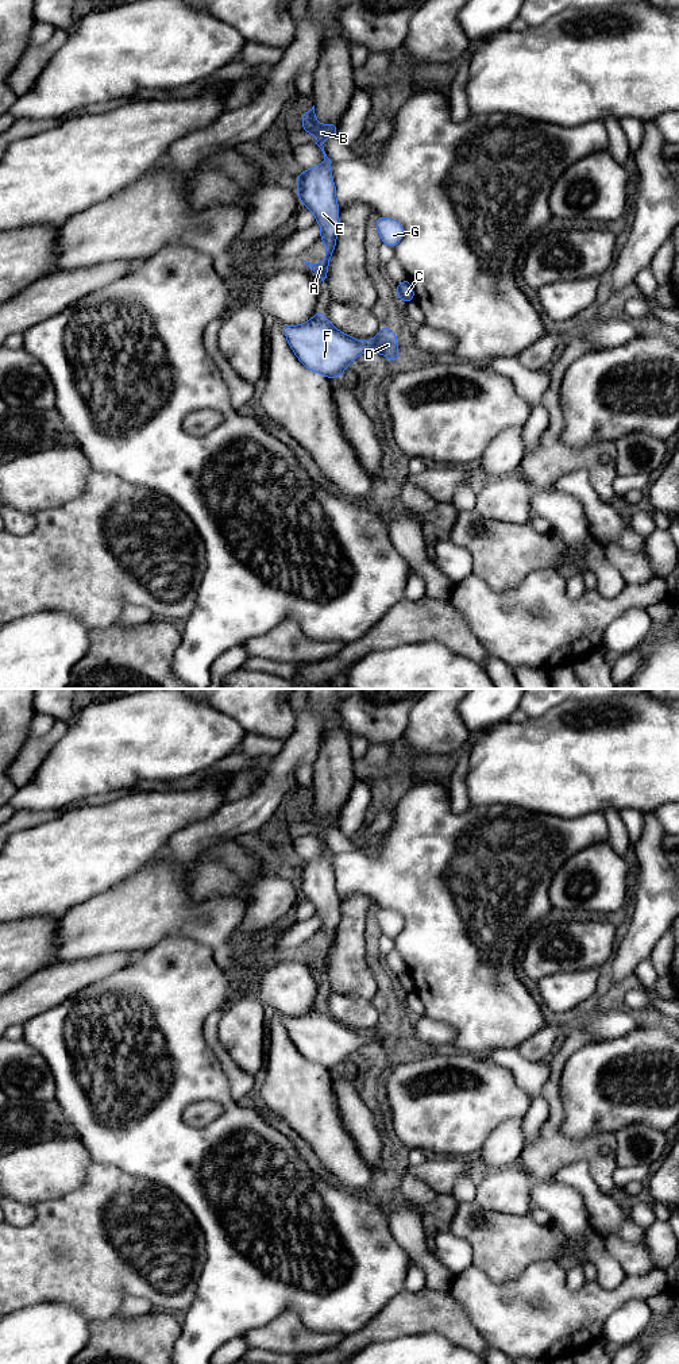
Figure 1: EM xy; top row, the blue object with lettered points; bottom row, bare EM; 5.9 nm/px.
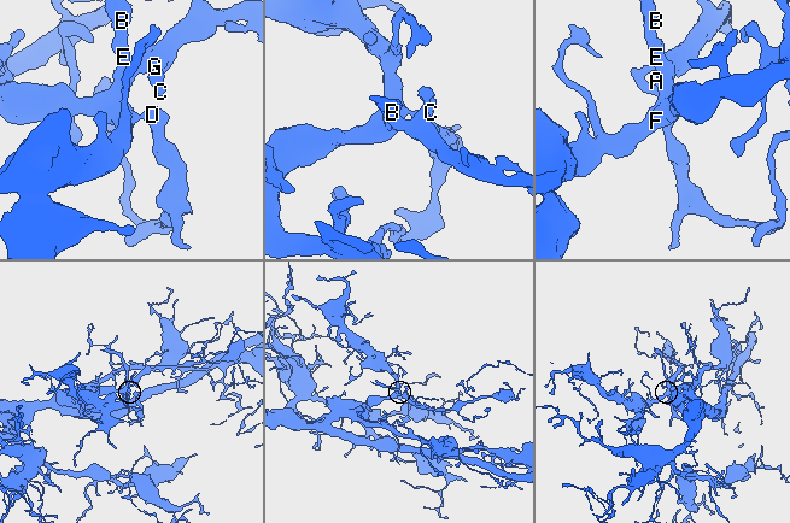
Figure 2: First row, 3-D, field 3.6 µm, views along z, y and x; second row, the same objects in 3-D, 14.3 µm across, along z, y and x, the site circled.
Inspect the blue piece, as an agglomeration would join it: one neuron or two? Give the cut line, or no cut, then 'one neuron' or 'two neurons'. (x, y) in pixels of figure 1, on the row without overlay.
no cut; one neuron

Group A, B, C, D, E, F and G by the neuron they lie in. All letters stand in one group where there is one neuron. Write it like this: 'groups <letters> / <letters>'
groups A B C D E F G

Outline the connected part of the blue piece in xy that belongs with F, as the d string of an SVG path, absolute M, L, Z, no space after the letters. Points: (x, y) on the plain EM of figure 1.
M319 1001L305 1016L283 1016L283 1025L300 1053L329 1071L343 1067L346 1059L364 1043L378 1044L391 1053L400 1051L398 1030L389 1018L362 1034L340 1024Z

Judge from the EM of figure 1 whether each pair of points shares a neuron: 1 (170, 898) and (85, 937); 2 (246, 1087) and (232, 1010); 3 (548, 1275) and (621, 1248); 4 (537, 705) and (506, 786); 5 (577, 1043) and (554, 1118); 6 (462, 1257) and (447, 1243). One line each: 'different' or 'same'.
1: same
2: different
3: different
4: different
5: same
6: same

